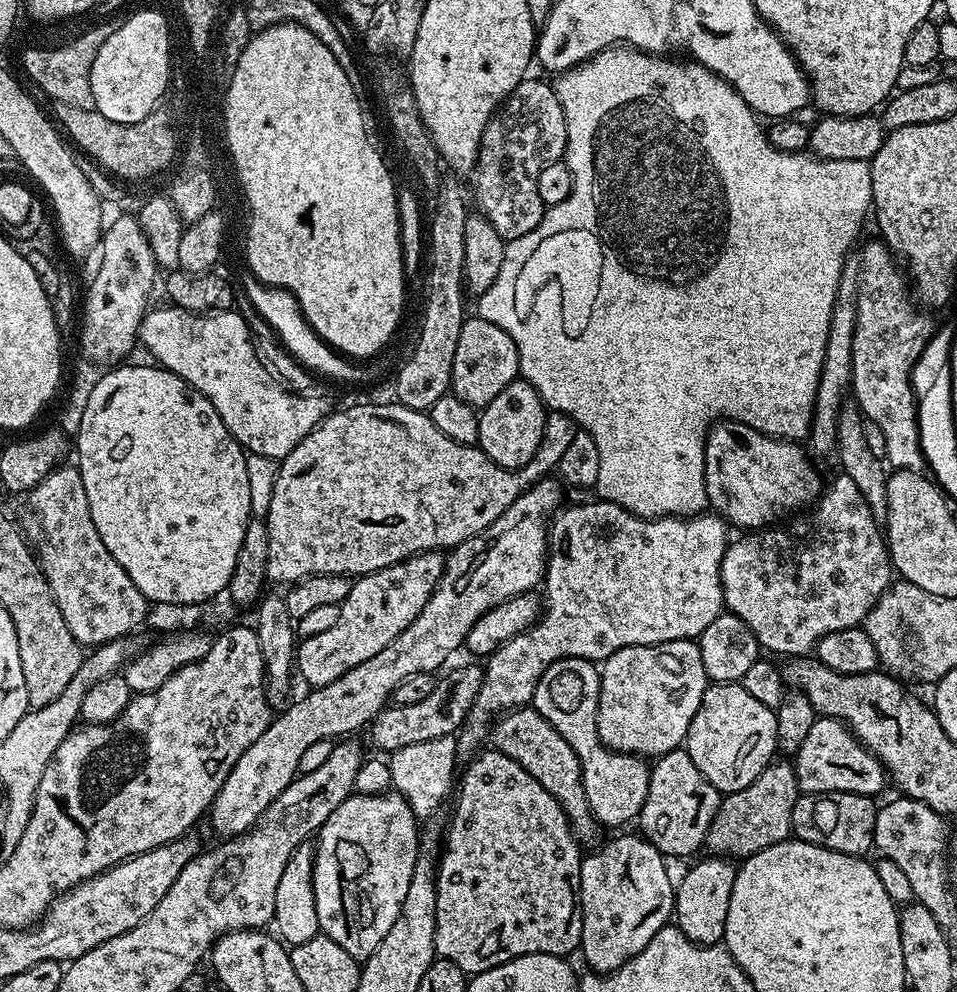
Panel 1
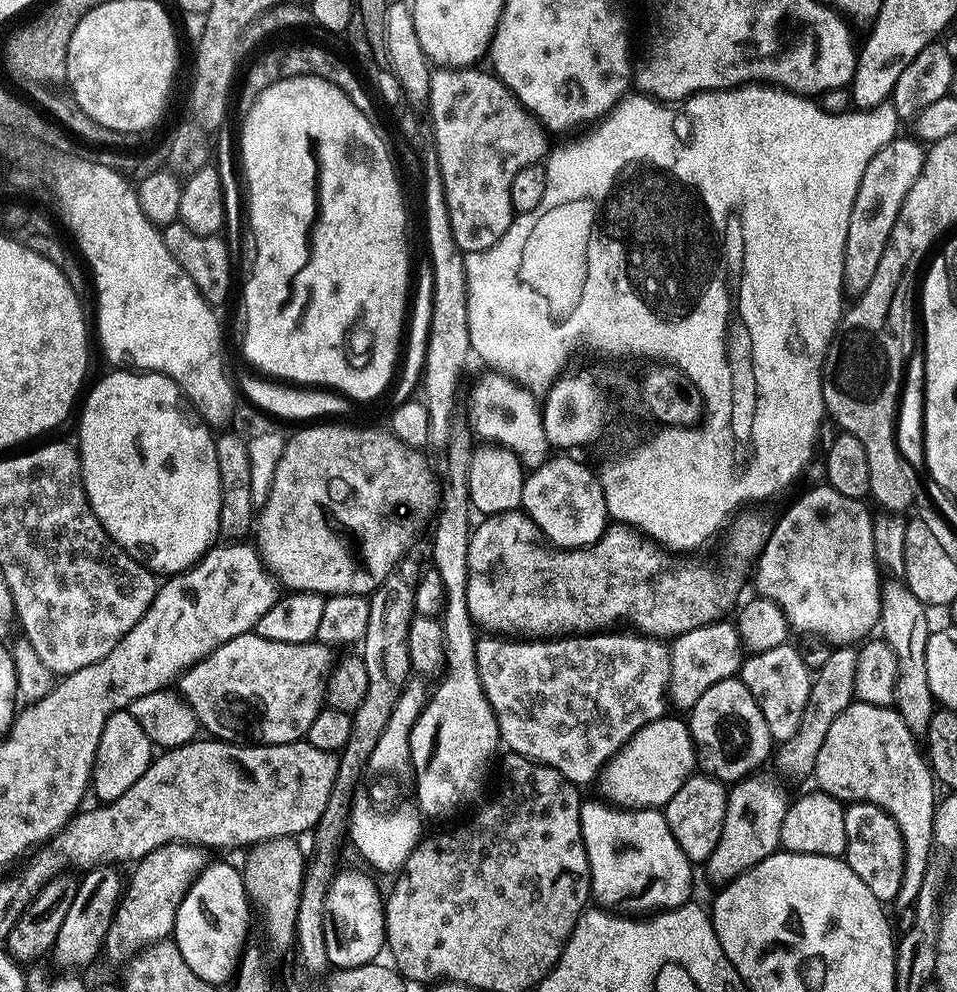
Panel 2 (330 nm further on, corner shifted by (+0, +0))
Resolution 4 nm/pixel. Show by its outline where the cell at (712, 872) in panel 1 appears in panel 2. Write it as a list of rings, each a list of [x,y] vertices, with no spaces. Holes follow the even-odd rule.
[[[760,775],[746,776],[728,788],[722,838],[706,862],[708,876],[716,886],[723,886],[735,876],[741,876],[755,864],[763,862],[767,856],[773,856],[780,848],[782,818],[786,818],[790,800],[789,797],[784,797],[783,790],[774,781]]]

